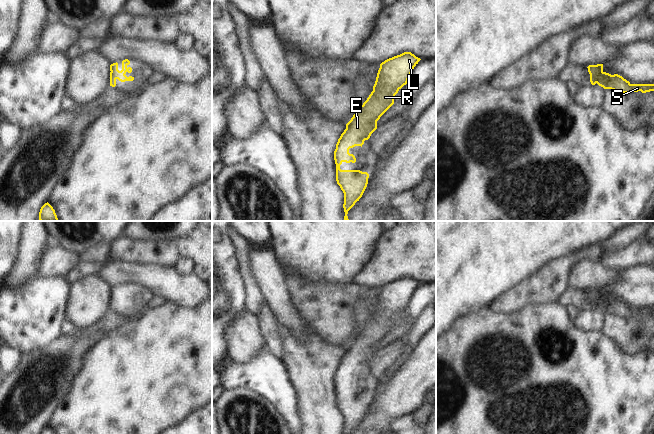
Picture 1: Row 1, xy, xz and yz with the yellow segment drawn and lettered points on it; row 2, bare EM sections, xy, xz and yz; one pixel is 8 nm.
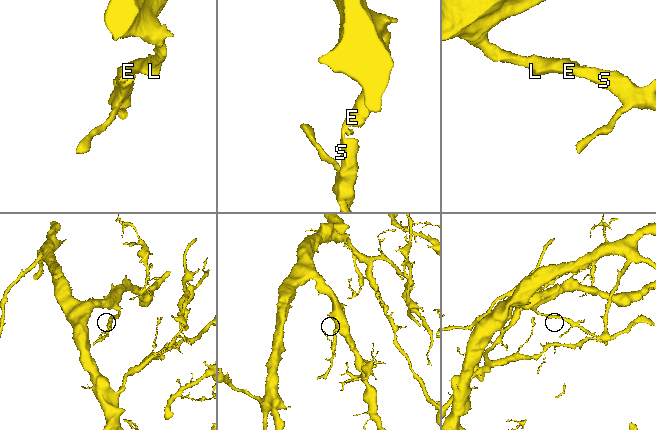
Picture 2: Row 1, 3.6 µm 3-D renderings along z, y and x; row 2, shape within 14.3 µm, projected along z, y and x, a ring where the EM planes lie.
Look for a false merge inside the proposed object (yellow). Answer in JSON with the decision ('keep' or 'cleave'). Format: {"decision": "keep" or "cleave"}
{"decision": "keep"}

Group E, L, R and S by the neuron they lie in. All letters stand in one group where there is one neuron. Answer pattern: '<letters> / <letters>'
E L R S

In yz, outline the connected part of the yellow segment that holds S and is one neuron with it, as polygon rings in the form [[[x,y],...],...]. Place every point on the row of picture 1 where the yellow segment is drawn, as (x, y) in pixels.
[[[603,64],[589,65],[590,82],[596,83],[604,89],[611,89],[620,93],[638,92],[642,93],[654,91],[654,84],[631,84],[618,74],[611,75],[603,71]]]

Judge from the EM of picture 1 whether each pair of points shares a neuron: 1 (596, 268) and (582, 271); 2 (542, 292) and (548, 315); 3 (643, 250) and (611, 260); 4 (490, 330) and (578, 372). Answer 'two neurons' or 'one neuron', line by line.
1: one neuron
2: two neurons
3: one neuron
4: one neuron

